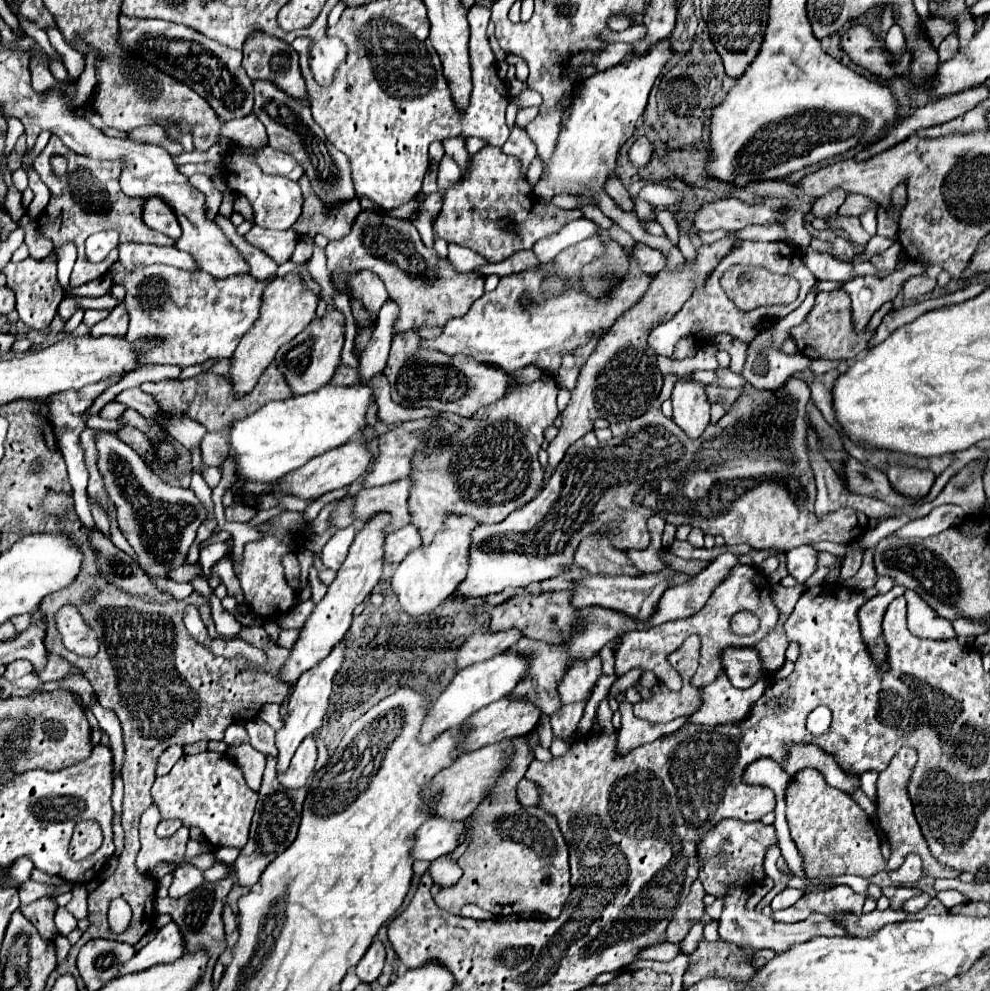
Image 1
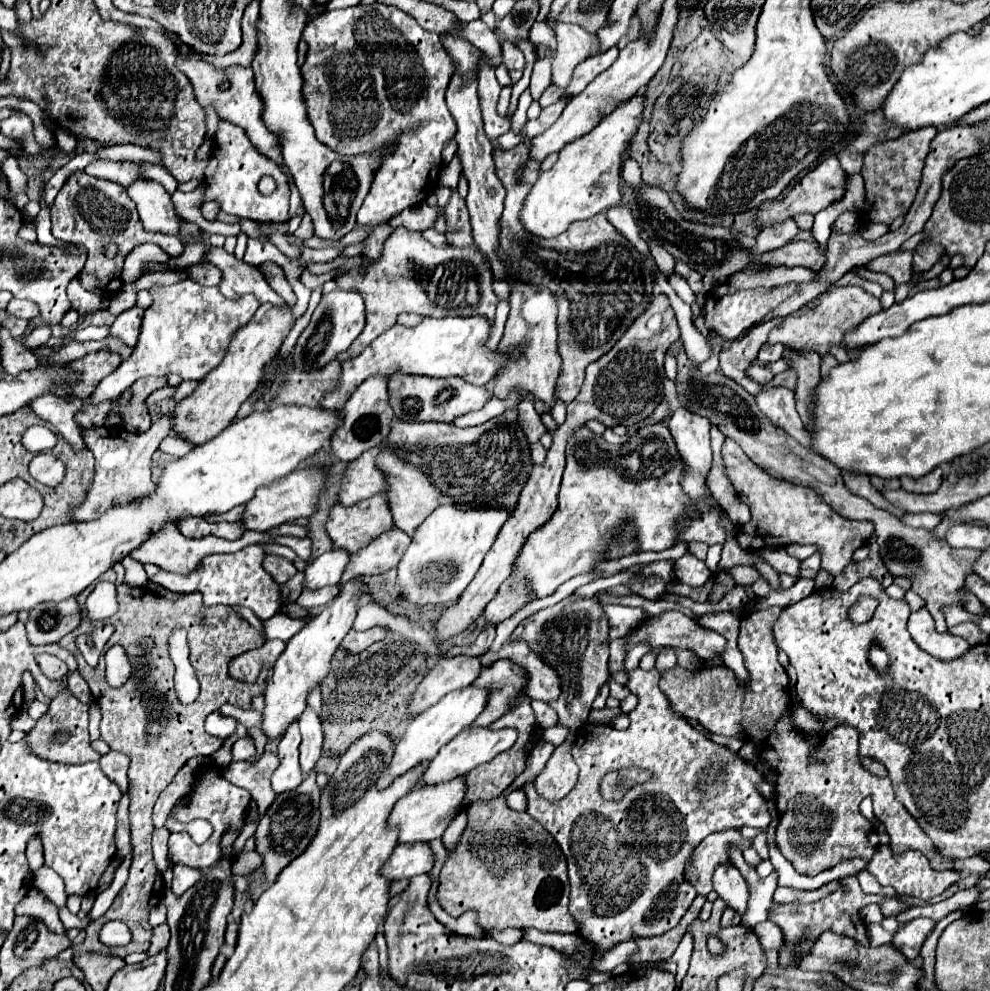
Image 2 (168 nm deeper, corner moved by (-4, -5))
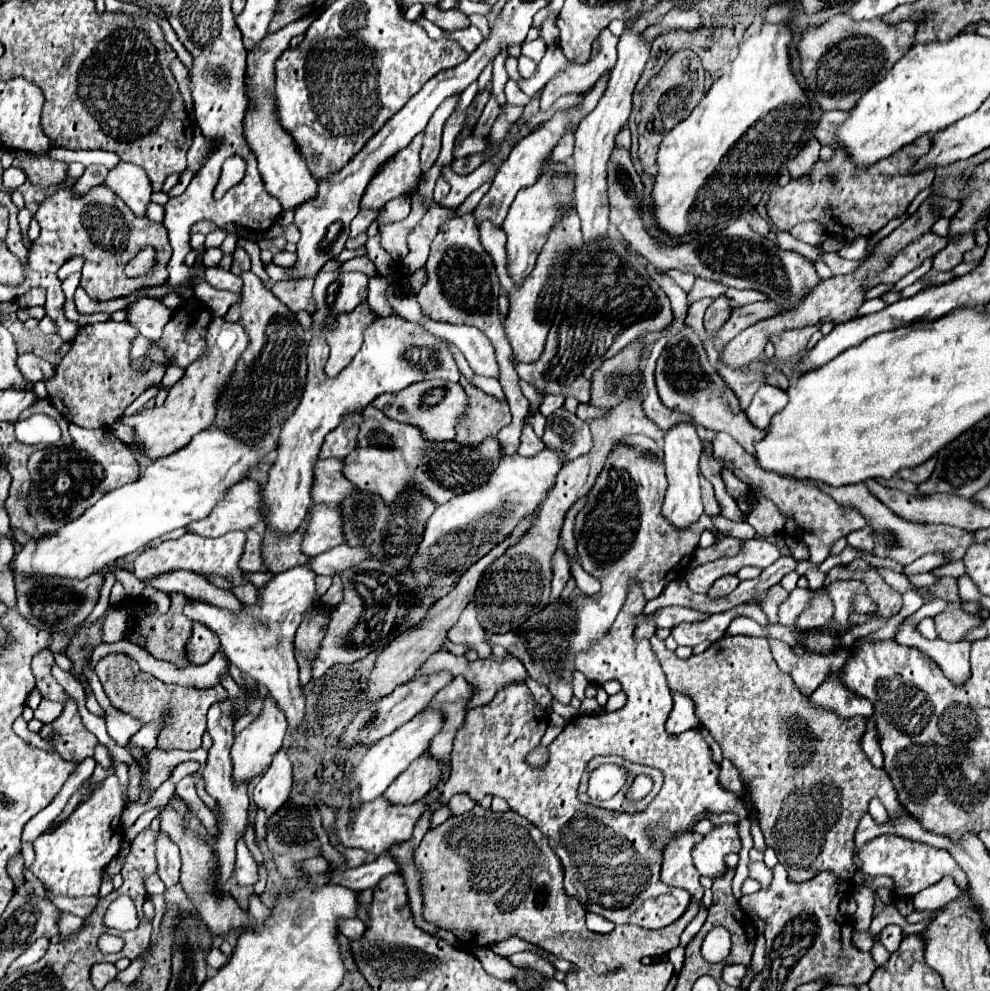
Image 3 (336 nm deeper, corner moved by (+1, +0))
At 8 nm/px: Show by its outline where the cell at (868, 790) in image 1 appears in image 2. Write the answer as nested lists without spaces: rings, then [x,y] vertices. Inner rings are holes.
[[[861,756],[861,764],[863,764],[871,774],[875,774],[875,776],[887,776],[887,770],[885,770],[885,766],[883,766],[879,760],[873,760],[873,758],[869,758],[869,756]]]

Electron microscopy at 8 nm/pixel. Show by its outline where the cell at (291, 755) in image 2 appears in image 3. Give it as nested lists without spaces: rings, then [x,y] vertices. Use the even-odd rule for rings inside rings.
[[[282,747],[276,755],[258,785],[252,791],[252,799],[258,807],[266,811],[270,817],[276,809],[280,809],[290,797],[292,789],[292,763],[288,759],[288,749]]]

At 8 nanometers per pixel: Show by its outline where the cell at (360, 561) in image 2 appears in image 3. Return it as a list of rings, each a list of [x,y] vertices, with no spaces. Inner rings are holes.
[[[344,543],[326,553],[320,553],[318,557],[312,557],[312,569],[316,571],[316,575],[334,577],[336,573],[344,573],[346,569],[360,565],[366,559],[370,559],[370,547],[358,545],[358,549],[354,549]]]

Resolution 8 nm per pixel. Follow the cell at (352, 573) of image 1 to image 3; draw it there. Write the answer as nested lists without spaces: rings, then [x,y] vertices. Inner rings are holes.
[[[266,695],[262,699],[262,709],[256,715],[256,719],[242,733],[236,735],[236,741],[232,745],[232,765],[234,765],[234,779],[236,781],[246,781],[248,783],[252,777],[256,777],[264,769],[268,769],[274,753],[284,743],[286,727],[288,727],[288,721],[286,721],[284,711],[276,705],[276,701],[270,695]]]

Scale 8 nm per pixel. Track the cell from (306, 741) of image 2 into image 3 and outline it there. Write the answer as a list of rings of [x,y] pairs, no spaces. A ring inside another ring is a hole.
[[[304,563],[276,575],[264,589],[260,589],[260,603],[246,607],[240,615],[204,601],[190,601],[184,609],[190,619],[210,627],[220,637],[222,651],[230,663],[270,691],[288,717],[288,735],[298,733],[306,715],[306,695],[300,687],[298,665],[294,659],[294,633],[302,619],[316,607],[318,599],[316,573],[310,569],[310,563]]]

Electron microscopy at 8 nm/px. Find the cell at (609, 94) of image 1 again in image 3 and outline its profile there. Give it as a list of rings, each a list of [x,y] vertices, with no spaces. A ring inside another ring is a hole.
[[[546,169],[546,173],[530,187],[522,189],[514,203],[510,205],[508,217],[502,223],[502,229],[508,235],[506,251],[508,251],[508,273],[514,279],[514,283],[522,283],[522,279],[532,271],[536,257],[540,249],[544,247],[550,231],[560,221],[560,217],[568,215],[568,211],[574,209],[574,189],[576,189],[576,177],[574,171],[554,171]]]

